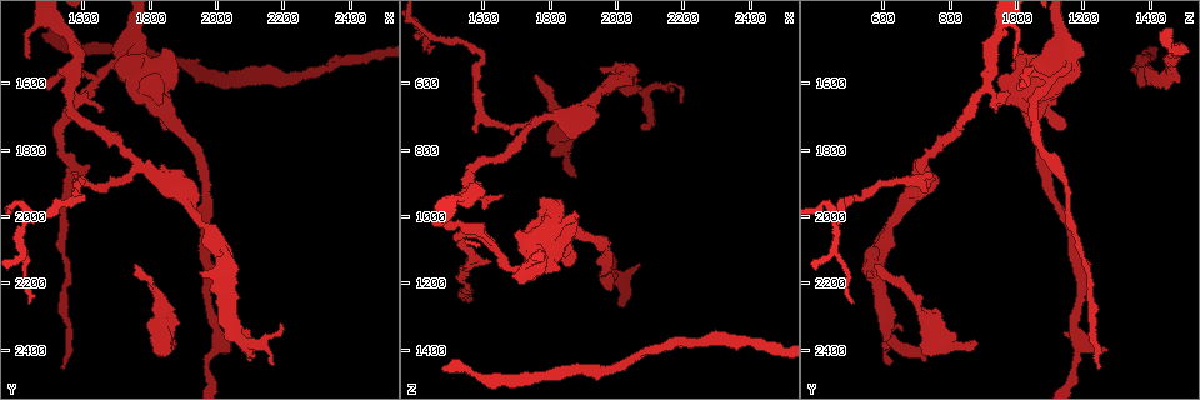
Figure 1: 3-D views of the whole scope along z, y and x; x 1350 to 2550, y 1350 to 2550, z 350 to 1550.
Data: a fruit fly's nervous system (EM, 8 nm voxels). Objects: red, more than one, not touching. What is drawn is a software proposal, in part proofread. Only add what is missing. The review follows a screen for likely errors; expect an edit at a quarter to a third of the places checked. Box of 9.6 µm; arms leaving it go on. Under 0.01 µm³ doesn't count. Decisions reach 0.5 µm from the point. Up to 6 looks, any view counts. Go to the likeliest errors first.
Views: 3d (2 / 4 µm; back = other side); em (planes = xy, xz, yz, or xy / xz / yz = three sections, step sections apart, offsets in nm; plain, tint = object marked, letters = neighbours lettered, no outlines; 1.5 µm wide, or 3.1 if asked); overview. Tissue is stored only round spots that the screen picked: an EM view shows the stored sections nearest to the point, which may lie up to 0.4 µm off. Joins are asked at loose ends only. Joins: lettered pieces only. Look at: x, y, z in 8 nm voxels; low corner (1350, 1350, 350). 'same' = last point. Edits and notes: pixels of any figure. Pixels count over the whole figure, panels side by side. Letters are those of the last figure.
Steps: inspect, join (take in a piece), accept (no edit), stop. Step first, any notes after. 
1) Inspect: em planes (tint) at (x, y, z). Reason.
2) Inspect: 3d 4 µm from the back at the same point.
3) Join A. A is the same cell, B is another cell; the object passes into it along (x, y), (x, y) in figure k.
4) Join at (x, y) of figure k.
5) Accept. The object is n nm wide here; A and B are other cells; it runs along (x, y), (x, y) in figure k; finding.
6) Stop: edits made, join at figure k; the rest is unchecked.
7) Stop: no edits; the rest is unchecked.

Inspect: em planes (plain) at (1760, 2140, 580). An open end.

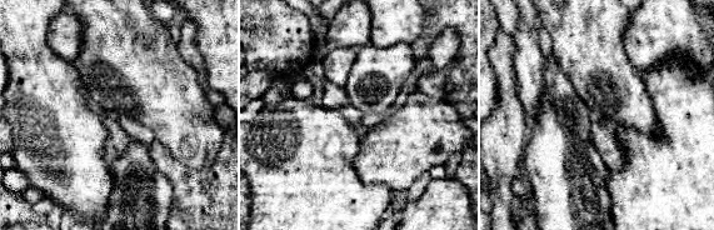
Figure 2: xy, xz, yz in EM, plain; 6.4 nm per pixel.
Inspect: em planes (letters) at the same point.

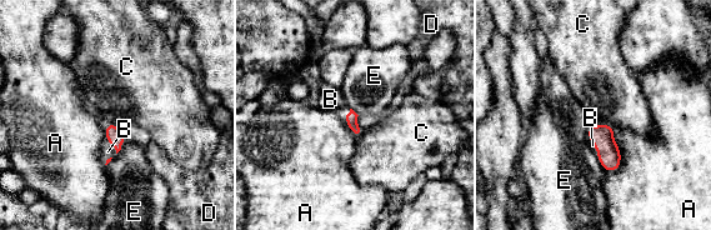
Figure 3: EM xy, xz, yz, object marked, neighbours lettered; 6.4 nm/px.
Join B. B is the same cell, A, C, D and E are other cells; the object passes into it along (115, 138), (111, 145), (108, 151) in figure 3; the cell continues.

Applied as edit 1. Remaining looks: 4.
Inspect: overview.

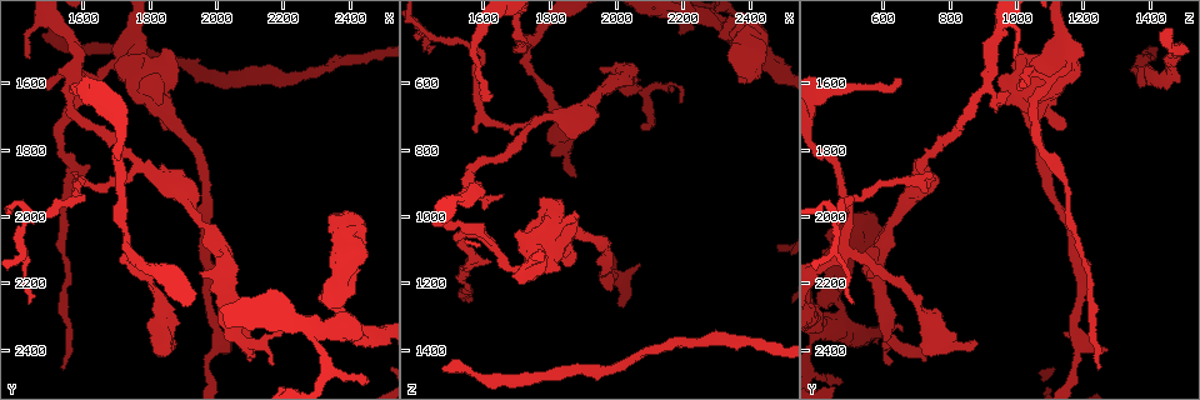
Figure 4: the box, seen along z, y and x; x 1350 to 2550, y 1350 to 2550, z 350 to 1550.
Inspect: 3d 4 µm at (2170, 2440, 620). Free end.

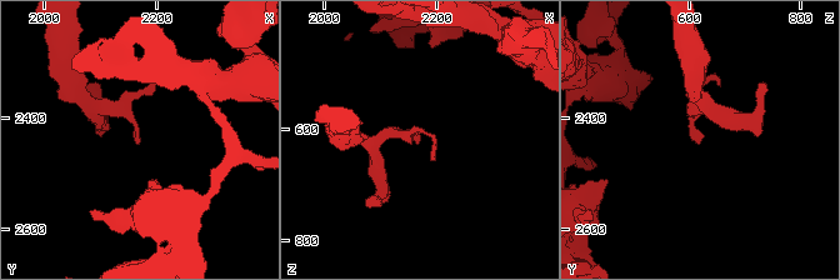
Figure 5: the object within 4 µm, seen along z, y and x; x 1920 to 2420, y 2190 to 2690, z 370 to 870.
Inspect: em planes (letters) at (2170, 2445, 620).

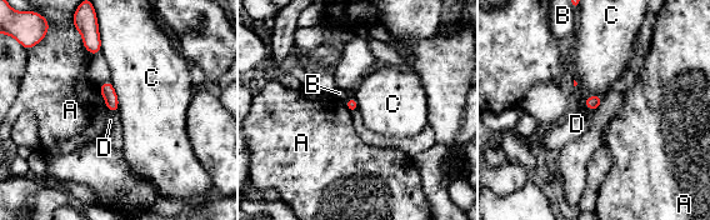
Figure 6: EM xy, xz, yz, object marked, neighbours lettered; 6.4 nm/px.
Accept. The longest contact is with A, 190 nm; A, B, C and D are other cells; no lettered piece goes on from it.

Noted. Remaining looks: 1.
Stop: edits made, join at figure 3; the rest is unchecked.

